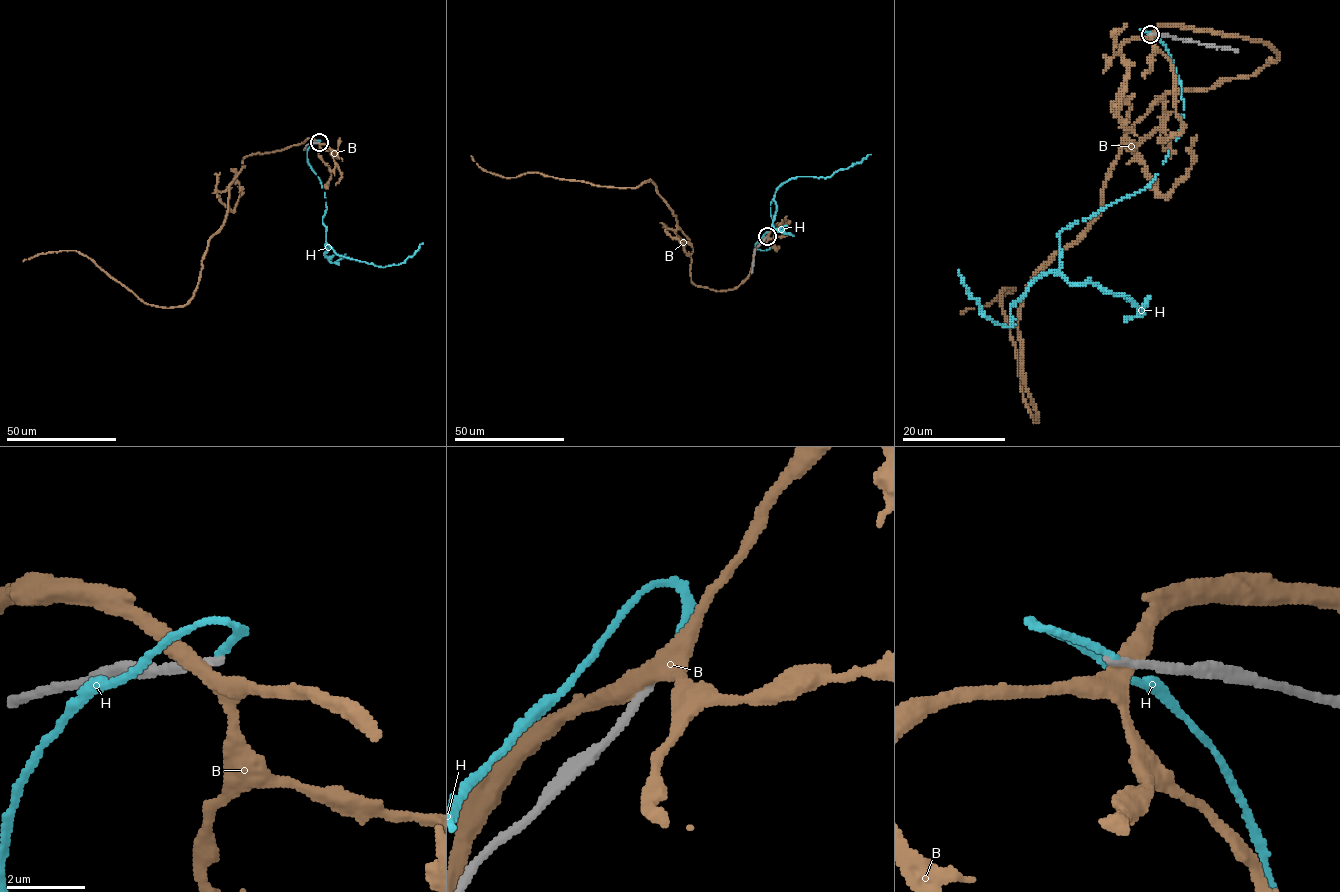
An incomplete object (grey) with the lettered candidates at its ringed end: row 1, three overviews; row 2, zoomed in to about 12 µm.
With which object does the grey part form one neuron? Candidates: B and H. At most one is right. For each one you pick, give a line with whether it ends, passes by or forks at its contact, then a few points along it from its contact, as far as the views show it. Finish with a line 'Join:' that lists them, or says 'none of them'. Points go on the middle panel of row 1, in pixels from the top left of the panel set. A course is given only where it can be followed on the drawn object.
Join: none of them

